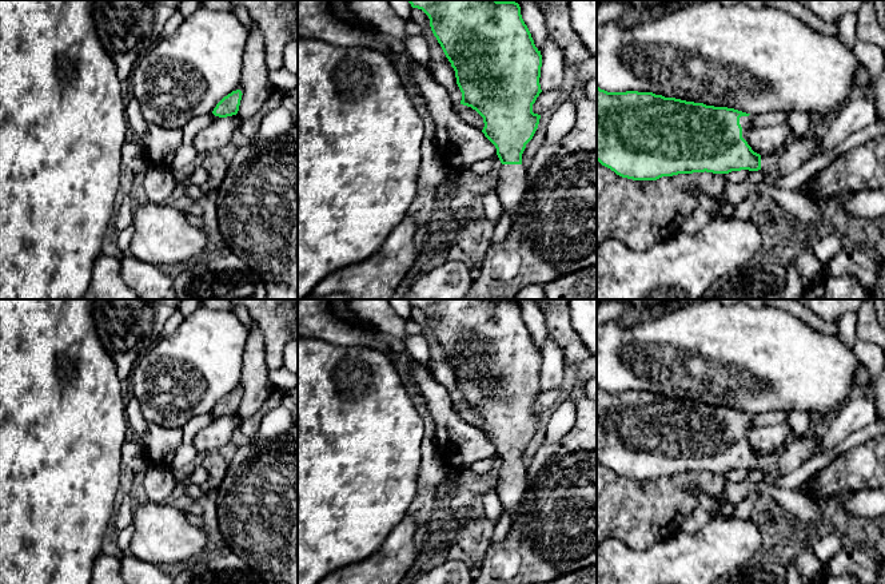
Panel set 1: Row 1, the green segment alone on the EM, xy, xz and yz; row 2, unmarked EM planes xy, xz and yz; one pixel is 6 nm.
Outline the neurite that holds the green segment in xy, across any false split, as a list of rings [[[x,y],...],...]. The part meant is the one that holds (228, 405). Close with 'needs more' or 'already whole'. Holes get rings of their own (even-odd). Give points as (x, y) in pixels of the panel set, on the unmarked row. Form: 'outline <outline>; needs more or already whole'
outline [[[236,389],[224,396],[214,408],[212,413],[219,417],[236,414],[239,410],[242,390]]]; already whole

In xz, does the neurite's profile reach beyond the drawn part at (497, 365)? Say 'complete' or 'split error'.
split error

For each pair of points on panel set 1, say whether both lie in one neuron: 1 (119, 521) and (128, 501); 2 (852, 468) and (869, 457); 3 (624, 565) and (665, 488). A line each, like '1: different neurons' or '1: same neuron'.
1: same neuron
2: same neuron
3: different neurons

